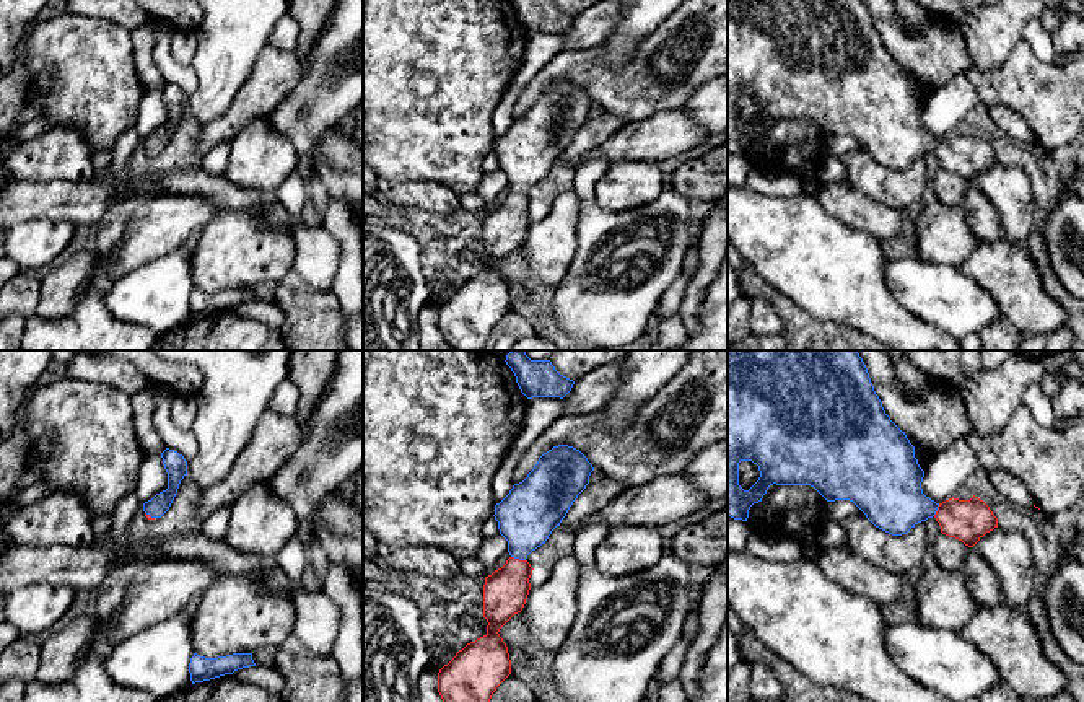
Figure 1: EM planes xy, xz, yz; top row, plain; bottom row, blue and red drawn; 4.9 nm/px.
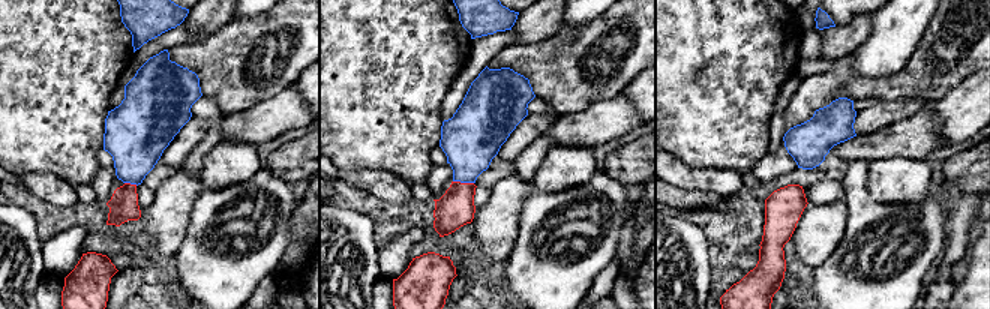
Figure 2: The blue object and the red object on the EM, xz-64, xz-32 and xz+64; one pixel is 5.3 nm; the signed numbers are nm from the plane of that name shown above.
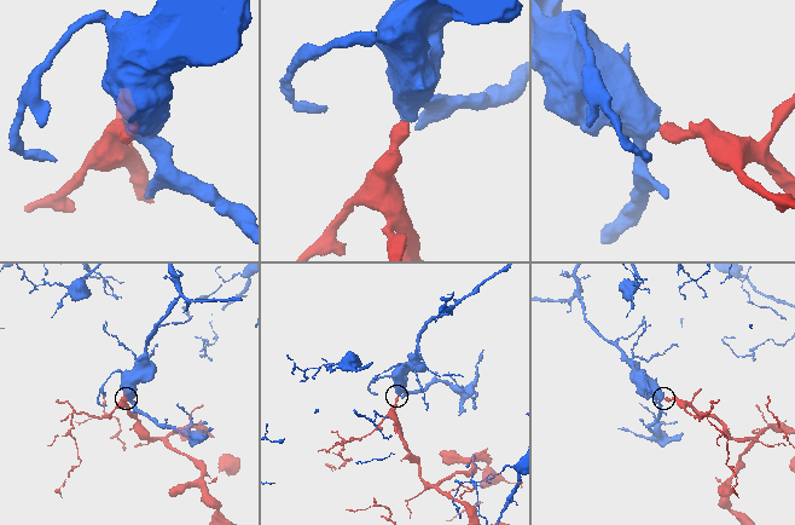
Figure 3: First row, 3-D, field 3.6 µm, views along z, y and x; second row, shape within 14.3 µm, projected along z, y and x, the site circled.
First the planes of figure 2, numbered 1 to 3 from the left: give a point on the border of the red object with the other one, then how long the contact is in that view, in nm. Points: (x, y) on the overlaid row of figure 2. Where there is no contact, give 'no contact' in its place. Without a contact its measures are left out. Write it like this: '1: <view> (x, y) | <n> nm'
1: xz-64 (131, 183) | 70 nm
2: xz-32 (464, 182) | 110 nm
3: no contact

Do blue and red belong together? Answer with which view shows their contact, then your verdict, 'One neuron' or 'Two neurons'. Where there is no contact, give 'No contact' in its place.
Touches blue in xz. One neuron

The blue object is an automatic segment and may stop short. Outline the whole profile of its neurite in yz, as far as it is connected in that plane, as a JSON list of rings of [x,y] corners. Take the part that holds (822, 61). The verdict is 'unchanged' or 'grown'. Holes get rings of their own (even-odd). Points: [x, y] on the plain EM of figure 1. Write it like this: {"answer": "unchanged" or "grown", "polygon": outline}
{"answer": "grown", "polygon": [[[728,0],[728,150],[747,156],[754,138],[762,137],[768,122],[811,121],[827,137],[850,135],[879,165],[907,169],[918,158],[936,153],[941,168],[973,182],[998,163],[998,153],[978,132],[949,134],[936,138],[923,129],[924,106],[915,93],[915,81],[885,49],[874,26],[866,0]],[[752,96],[760,112],[749,124],[739,121],[739,98]]]}

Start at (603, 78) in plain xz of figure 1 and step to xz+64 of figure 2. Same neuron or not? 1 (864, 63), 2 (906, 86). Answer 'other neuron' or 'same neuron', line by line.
1: other neuron
2: same neuron

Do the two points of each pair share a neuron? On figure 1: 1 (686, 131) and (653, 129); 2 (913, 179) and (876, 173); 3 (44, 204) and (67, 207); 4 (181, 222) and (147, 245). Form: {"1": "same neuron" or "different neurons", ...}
{"1": "same neuron", "2": "same neuron", "3": "same neuron", "4": "same neuron"}

